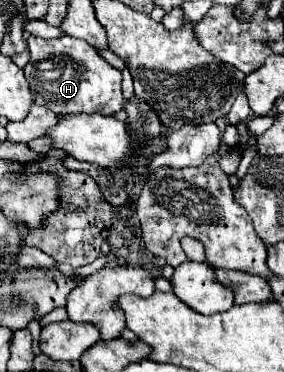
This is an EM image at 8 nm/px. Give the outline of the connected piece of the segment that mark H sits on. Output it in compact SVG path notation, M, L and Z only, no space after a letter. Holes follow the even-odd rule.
M31 36L27 40L27 48L31 52L29 62L33 64L35 72L29 74L29 64L23 68L23 72L37 104L47 106L55 114L99 112L103 116L113 116L119 110L123 110L125 100L121 96L121 72L113 68L109 62L105 62L91 44L69 36L51 38L51 40ZM43 60L53 60L53 68L41 72L39 62Z

